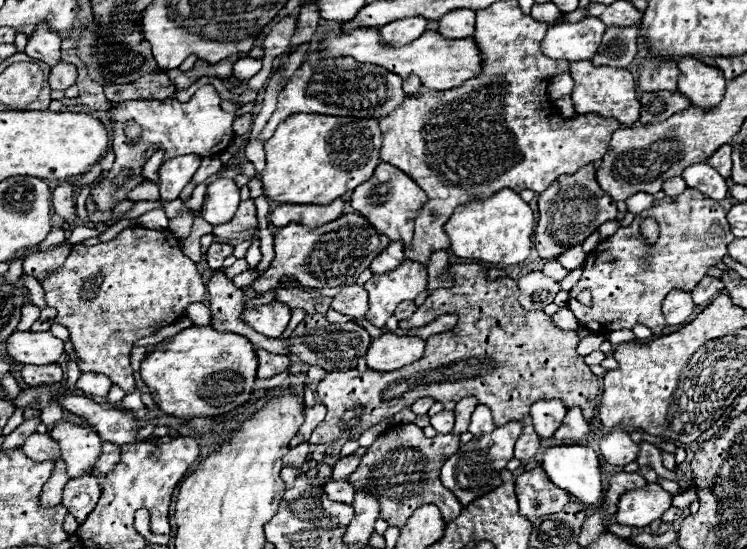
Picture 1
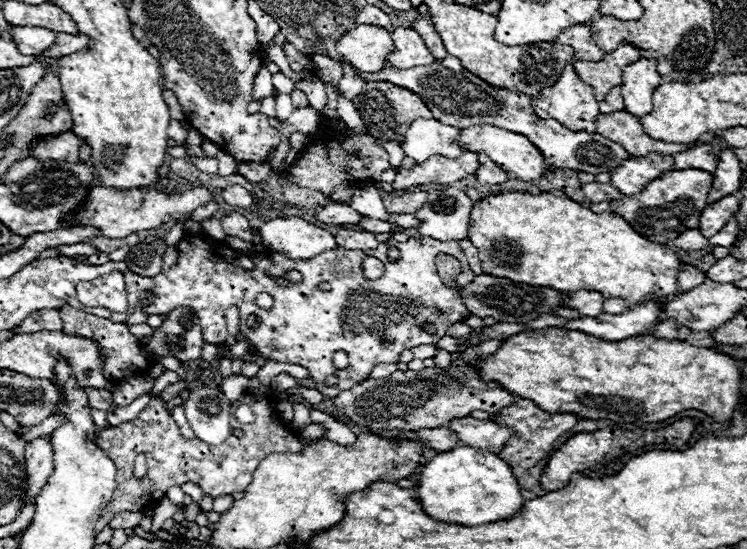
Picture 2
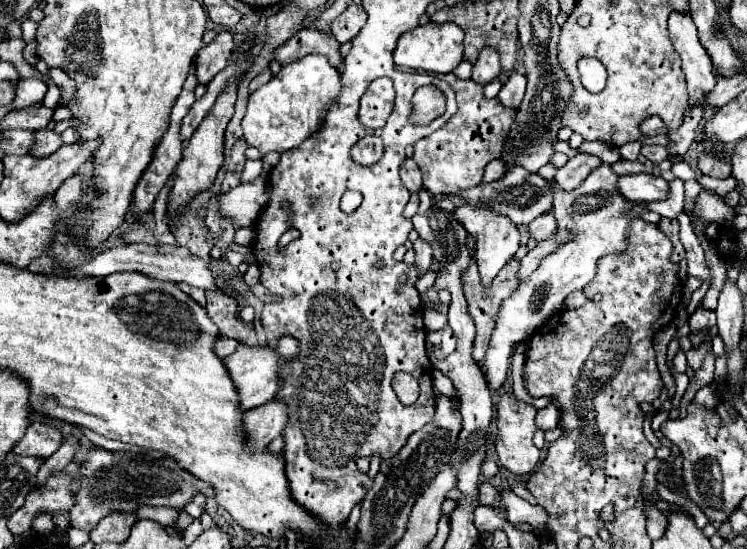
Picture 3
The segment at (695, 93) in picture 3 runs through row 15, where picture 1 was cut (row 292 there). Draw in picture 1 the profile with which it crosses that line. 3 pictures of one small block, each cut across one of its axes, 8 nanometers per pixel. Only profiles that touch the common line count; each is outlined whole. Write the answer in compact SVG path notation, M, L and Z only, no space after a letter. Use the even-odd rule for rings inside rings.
M674 290L662 302L662 314L664 314L668 326L676 326L676 324L686 322L692 312L694 312L694 302L692 302L690 292Z

